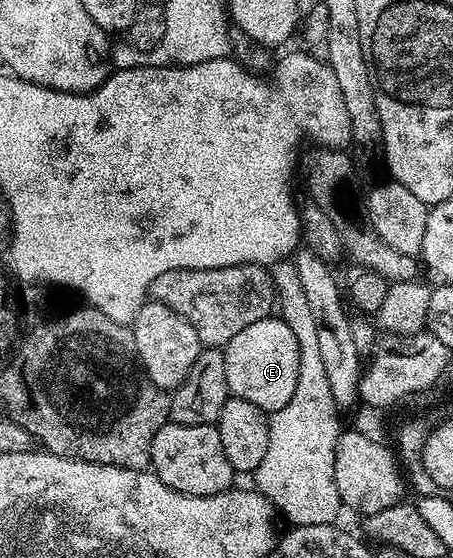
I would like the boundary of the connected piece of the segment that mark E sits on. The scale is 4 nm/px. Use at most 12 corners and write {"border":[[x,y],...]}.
{"border":[[280,317],[240,329],[224,347],[233,398],[284,409],[300,349]]}

